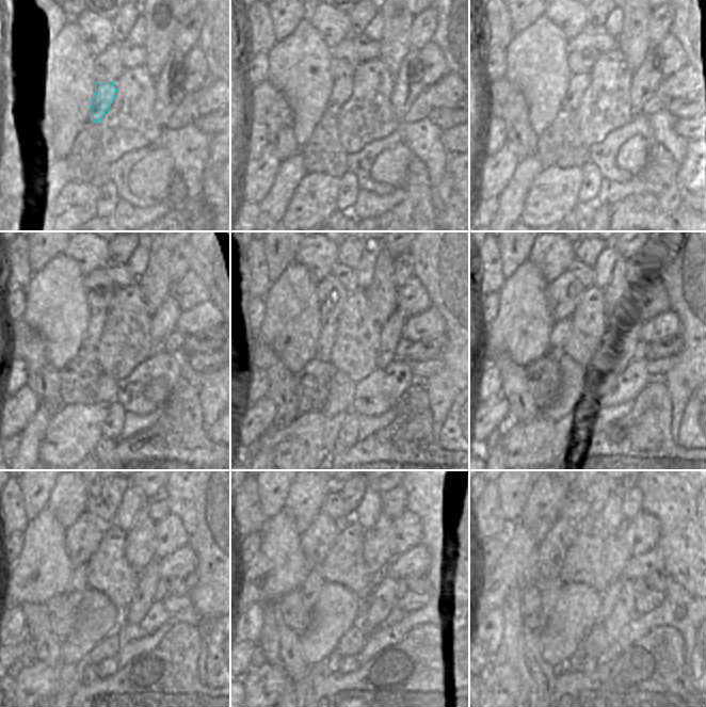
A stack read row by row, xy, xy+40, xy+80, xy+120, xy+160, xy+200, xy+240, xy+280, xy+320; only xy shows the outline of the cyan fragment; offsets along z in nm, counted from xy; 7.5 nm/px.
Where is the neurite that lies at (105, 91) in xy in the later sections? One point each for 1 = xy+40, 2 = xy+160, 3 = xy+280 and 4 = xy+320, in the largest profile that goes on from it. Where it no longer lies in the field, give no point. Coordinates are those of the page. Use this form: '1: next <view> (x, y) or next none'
1: next xy+40 (342, 87)
2: next xy+160 (327, 332)
3: next xy+280 (311, 587)
4: next xy+320 (549, 589)

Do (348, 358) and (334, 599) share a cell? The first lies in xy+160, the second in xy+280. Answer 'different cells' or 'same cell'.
different cells

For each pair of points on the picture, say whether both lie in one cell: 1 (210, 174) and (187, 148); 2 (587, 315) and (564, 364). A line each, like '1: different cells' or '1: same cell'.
1: different cells
2: different cells

